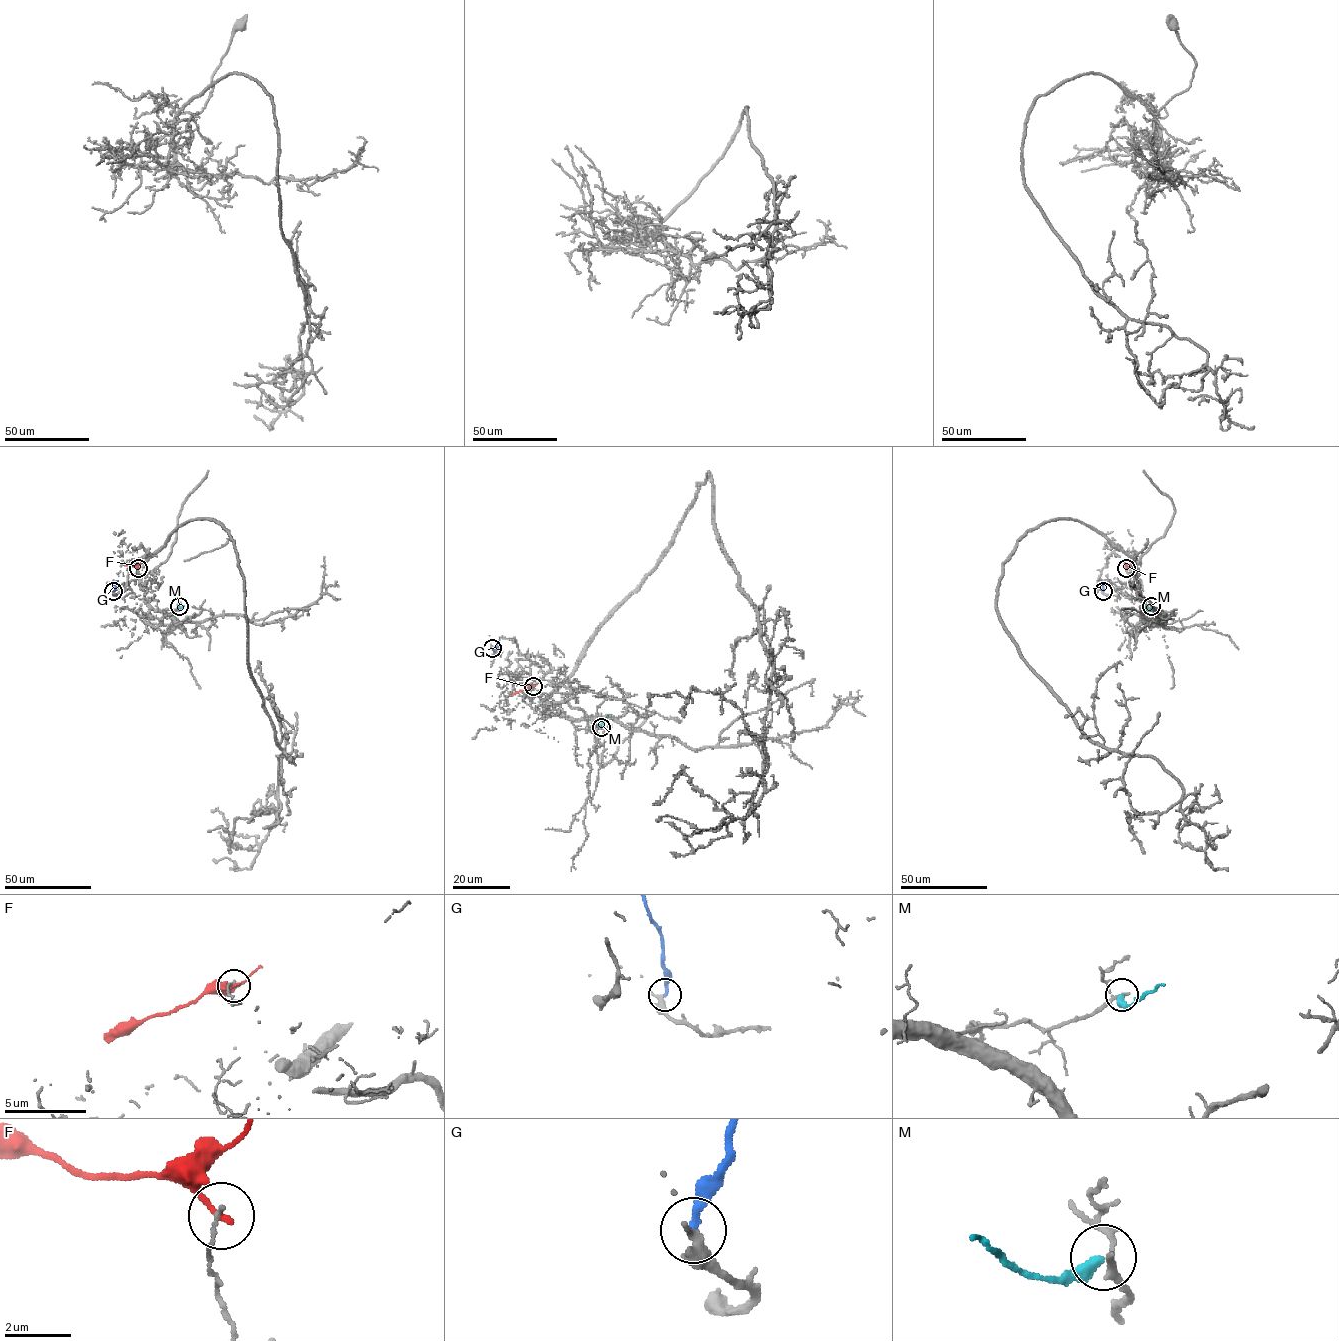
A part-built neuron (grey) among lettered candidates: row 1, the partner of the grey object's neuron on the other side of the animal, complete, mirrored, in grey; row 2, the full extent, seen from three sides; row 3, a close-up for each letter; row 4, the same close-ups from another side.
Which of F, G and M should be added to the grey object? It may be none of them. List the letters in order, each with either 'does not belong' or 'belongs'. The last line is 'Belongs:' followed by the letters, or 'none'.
F: does not belong
G: belongs
M: does not belong
Belongs: G

